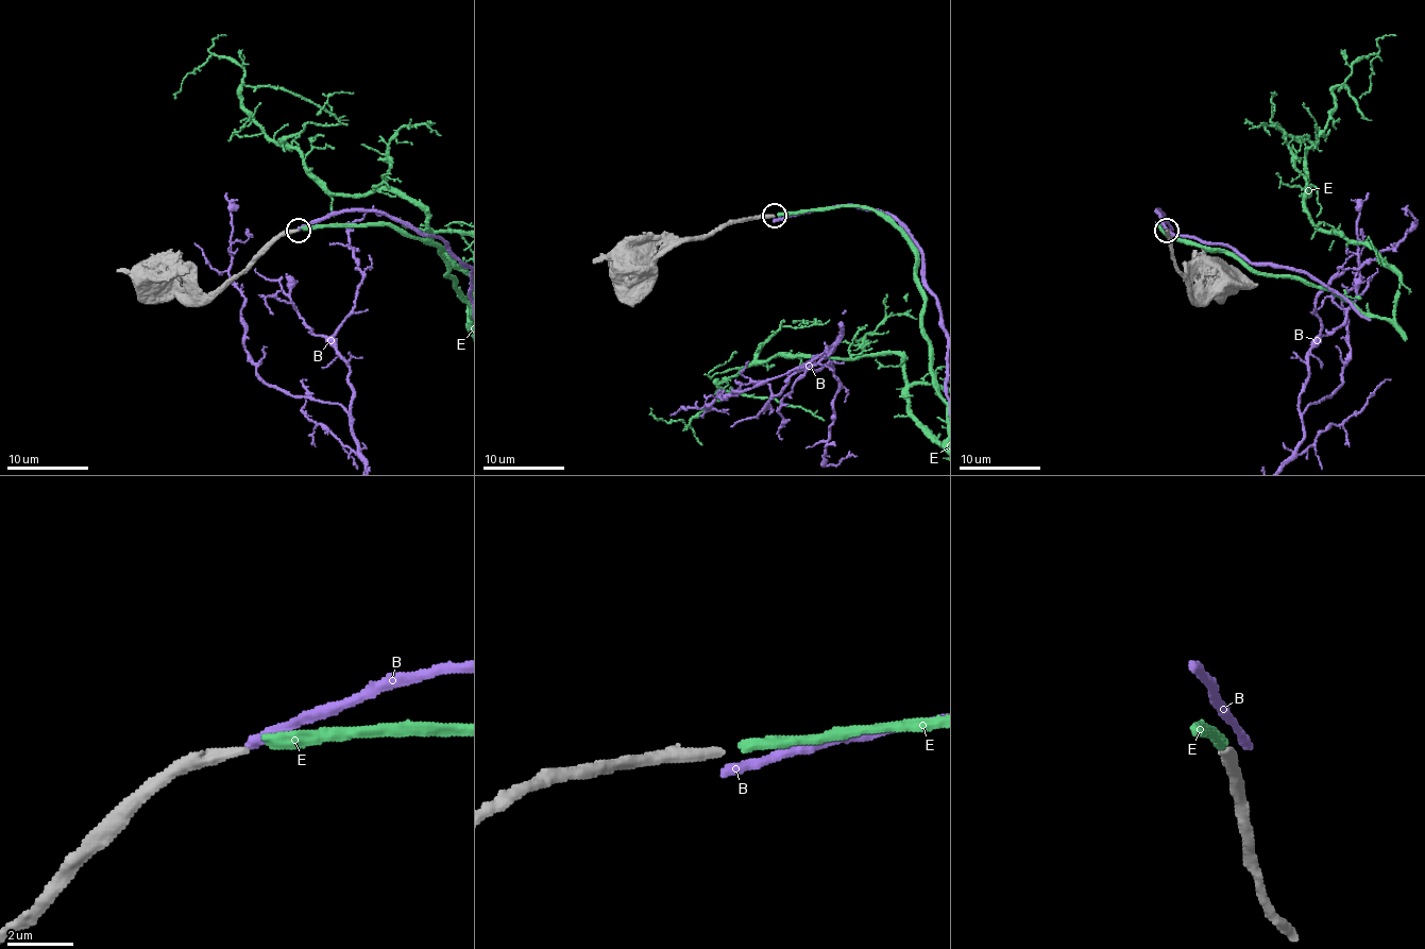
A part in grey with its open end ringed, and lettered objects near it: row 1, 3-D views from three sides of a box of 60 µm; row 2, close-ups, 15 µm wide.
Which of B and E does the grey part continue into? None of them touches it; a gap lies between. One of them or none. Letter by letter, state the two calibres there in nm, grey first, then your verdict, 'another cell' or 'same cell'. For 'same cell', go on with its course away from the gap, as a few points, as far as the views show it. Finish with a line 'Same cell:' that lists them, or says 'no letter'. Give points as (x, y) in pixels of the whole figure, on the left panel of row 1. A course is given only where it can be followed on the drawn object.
B: 280 nm thick on the grey side, 340 nm on the other; another cell
E: 280 nm thick on the grey side, 340 nm on the other; same cell
Same cell: E

